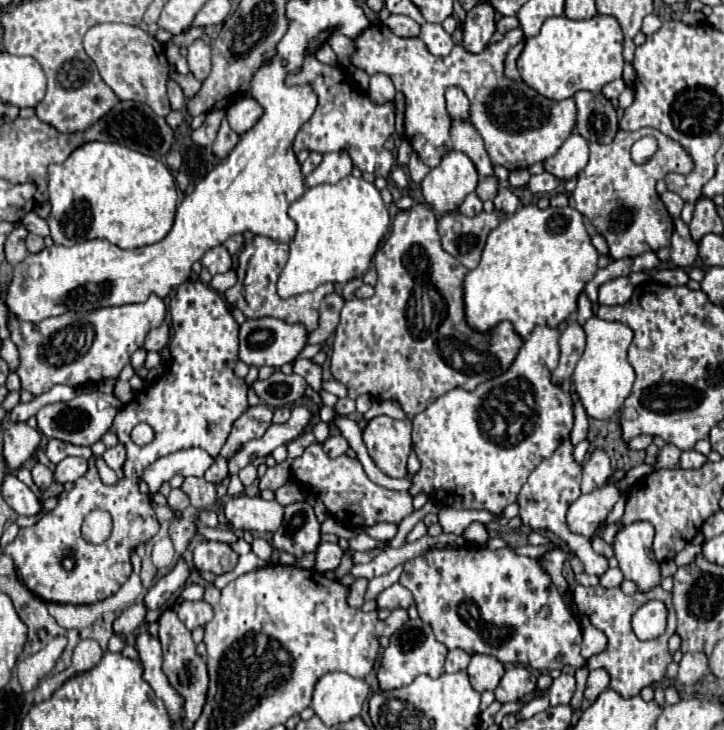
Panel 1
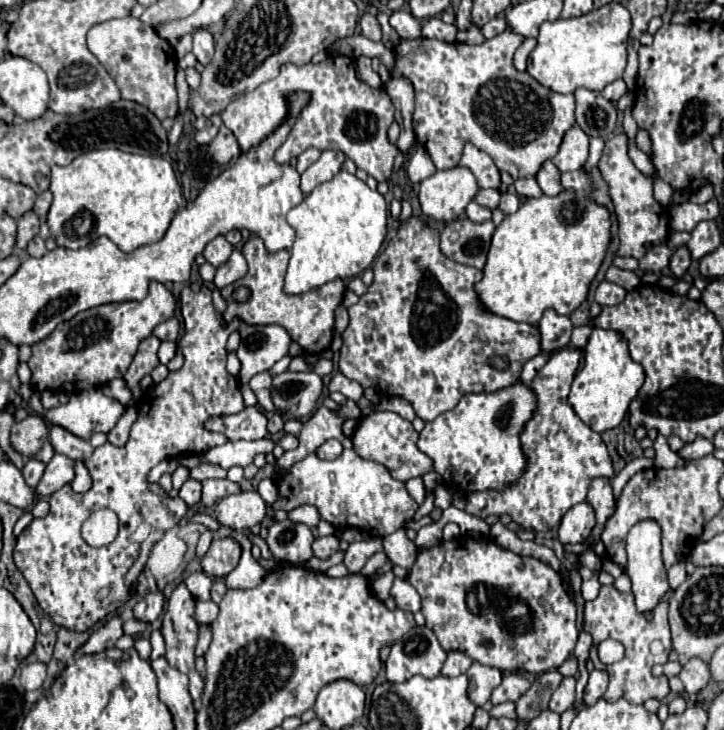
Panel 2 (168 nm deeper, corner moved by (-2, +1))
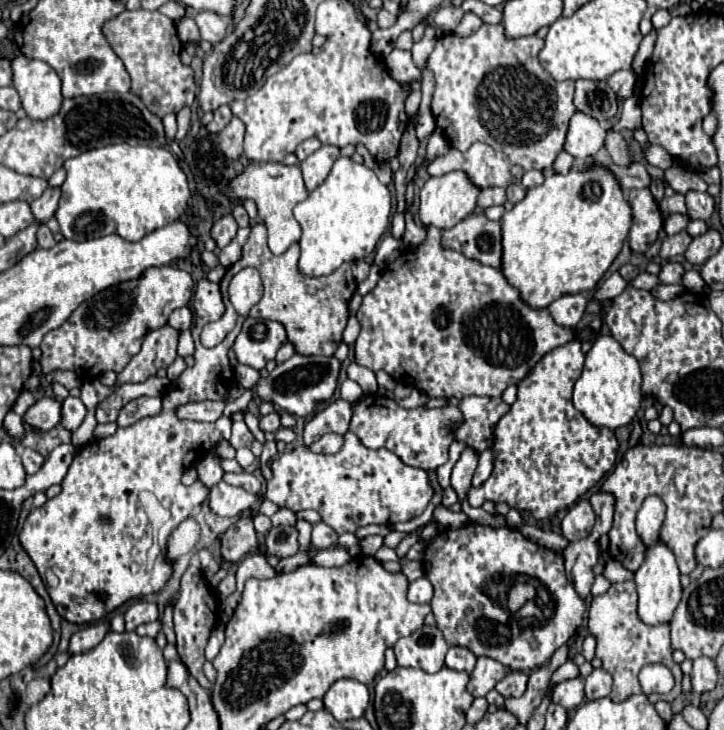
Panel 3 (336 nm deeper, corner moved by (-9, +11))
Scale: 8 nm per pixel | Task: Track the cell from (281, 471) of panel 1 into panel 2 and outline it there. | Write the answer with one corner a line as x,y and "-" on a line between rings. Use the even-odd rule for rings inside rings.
348,400
344,406
340,406
340,410
330,410
326,406
320,406
298,434
298,442
300,442
298,448
284,452
284,456
278,458
276,470
290,468
294,462
312,454
320,444
324,444
330,438
340,440
344,448
353,448
352,440
342,432
342,424
350,418
360,418
360,408
354,400

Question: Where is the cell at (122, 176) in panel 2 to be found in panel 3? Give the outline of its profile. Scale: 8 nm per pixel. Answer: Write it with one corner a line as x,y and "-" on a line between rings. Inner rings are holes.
111,144
93,148
65,160
67,178
55,212
61,234
69,240
91,240
119,234
125,240
141,240
145,234
175,222
191,196
187,176
167,148

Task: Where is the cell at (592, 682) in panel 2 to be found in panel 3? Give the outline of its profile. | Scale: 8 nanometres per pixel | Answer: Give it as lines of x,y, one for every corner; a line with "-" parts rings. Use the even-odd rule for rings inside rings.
595,668
587,678
585,678
585,696
587,700
597,700
605,698
611,692
611,676
605,672
605,668

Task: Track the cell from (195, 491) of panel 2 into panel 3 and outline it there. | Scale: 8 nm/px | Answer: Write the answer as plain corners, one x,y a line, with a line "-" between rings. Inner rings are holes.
205,456
205,458
197,464
197,474
199,474
199,480
201,480
207,488
213,488
213,484
219,484
219,480
221,480
221,476
223,476
219,458
215,458
215,456

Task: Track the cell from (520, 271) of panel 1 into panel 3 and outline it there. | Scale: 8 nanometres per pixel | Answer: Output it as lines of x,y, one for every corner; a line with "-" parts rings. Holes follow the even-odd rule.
595,164
587,172
547,174
541,186
529,188
525,198
503,214
503,256
499,270
519,290
527,306
535,310
547,308
559,296
593,290
619,254
629,226
629,202
615,176
601,164

